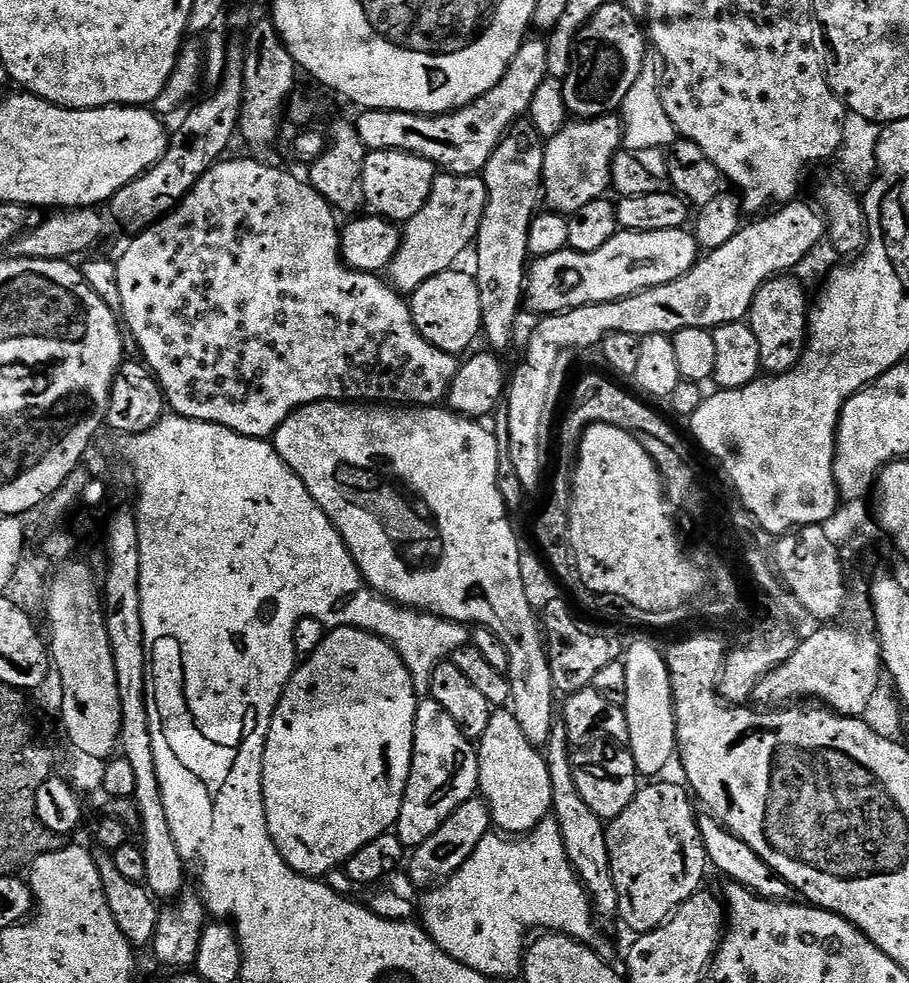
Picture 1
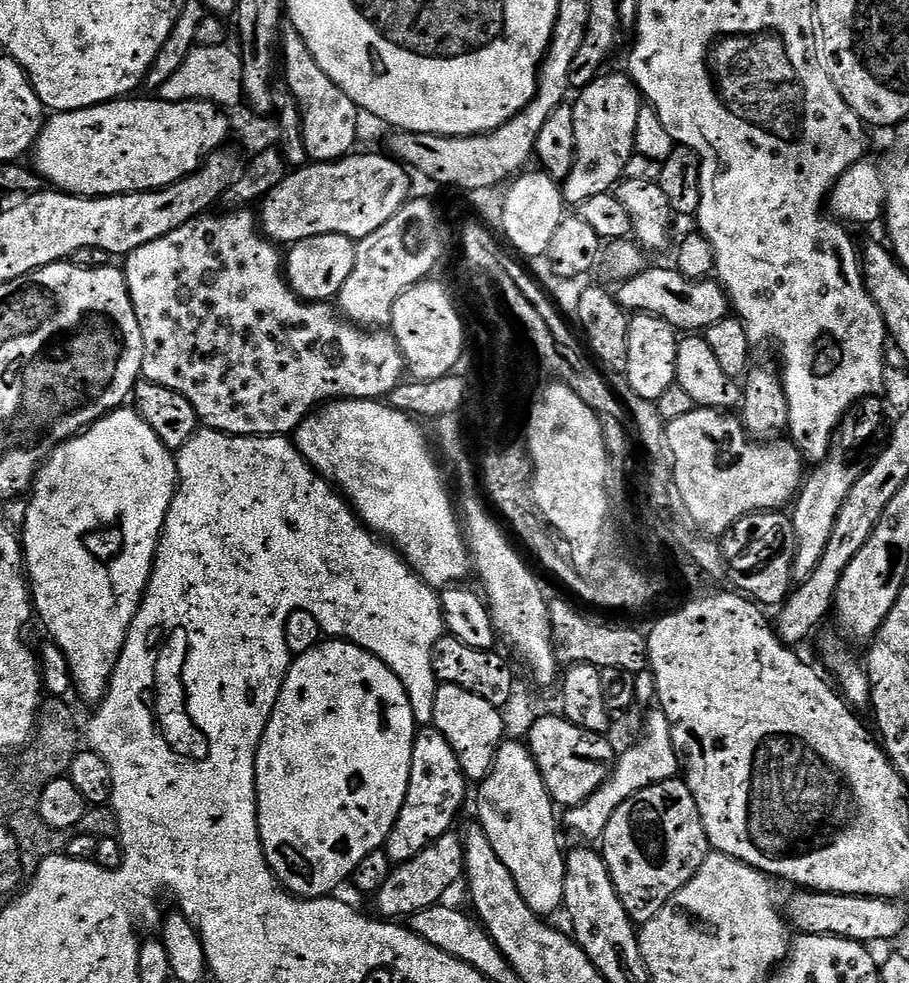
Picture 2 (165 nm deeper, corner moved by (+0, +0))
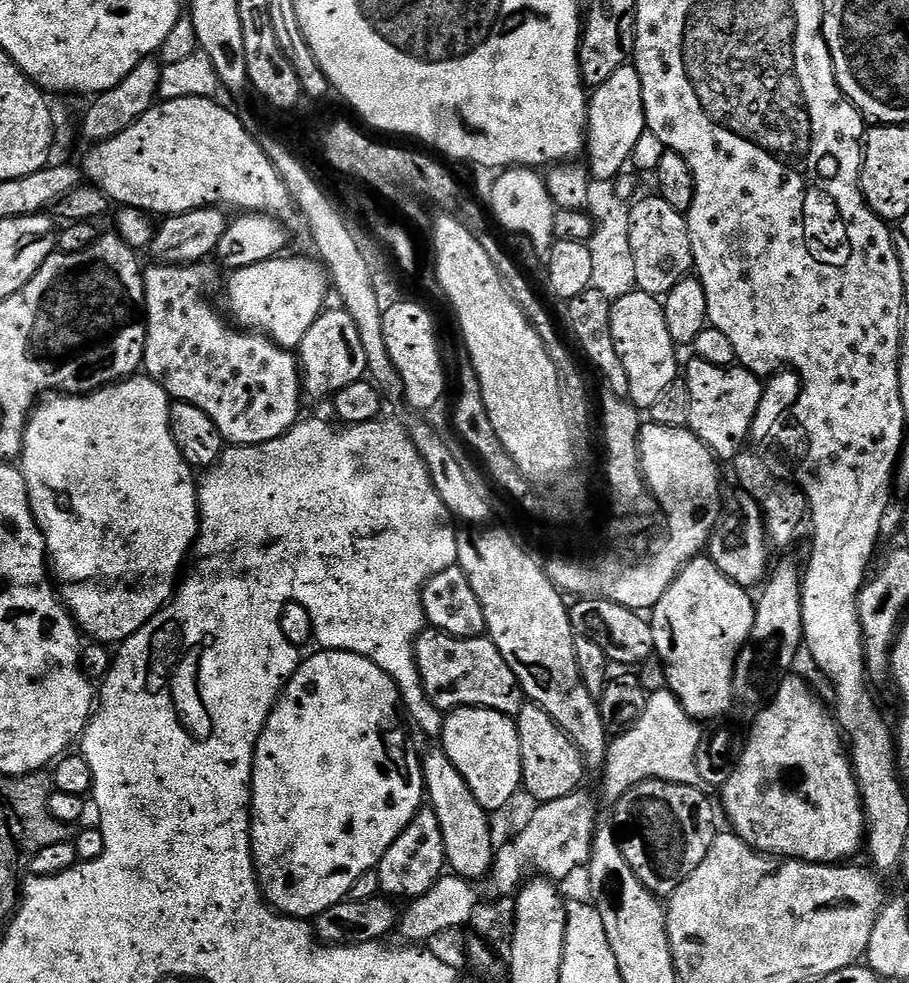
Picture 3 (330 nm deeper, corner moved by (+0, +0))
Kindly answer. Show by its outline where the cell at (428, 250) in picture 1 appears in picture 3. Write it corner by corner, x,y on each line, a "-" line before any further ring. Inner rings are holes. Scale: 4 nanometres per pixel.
343,306
329,307
306,330
298,349
298,363
302,377
302,392
312,400
324,400
335,397
346,386
365,379
368,376
366,349
358,334
358,326

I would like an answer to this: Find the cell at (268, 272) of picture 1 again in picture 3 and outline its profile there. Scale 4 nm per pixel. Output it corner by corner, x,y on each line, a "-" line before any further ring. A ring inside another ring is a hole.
281,254
266,262
254,262
254,266
237,268
229,275
232,276
228,280
229,314
242,327
265,332
269,337
259,336
256,332
239,332
220,317
211,300
220,284
221,269
215,263
144,268
144,317
148,319
148,333
143,371
158,381
173,401
206,410
214,426
218,426
225,441
232,446
270,442
289,432
302,416
300,366
297,357
293,353
291,356
284,348
299,349
302,338
306,338
306,330
310,330
320,313
325,311
329,303
330,276
324,264
311,264
300,256
288,255

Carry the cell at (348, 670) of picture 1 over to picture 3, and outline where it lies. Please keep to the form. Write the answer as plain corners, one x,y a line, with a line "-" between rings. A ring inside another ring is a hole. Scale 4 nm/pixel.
316,650
312,657
305,659
280,694
275,708
268,716
266,726
256,743
252,759
252,863
260,881
260,890
265,900
275,911
285,916
315,918
321,916
330,906
349,899
354,882
362,874
373,871
380,860
394,846
394,842
406,830
406,826
420,811
426,800
424,770
421,757
408,749
408,732
404,729
400,692
396,683
374,662
349,652

